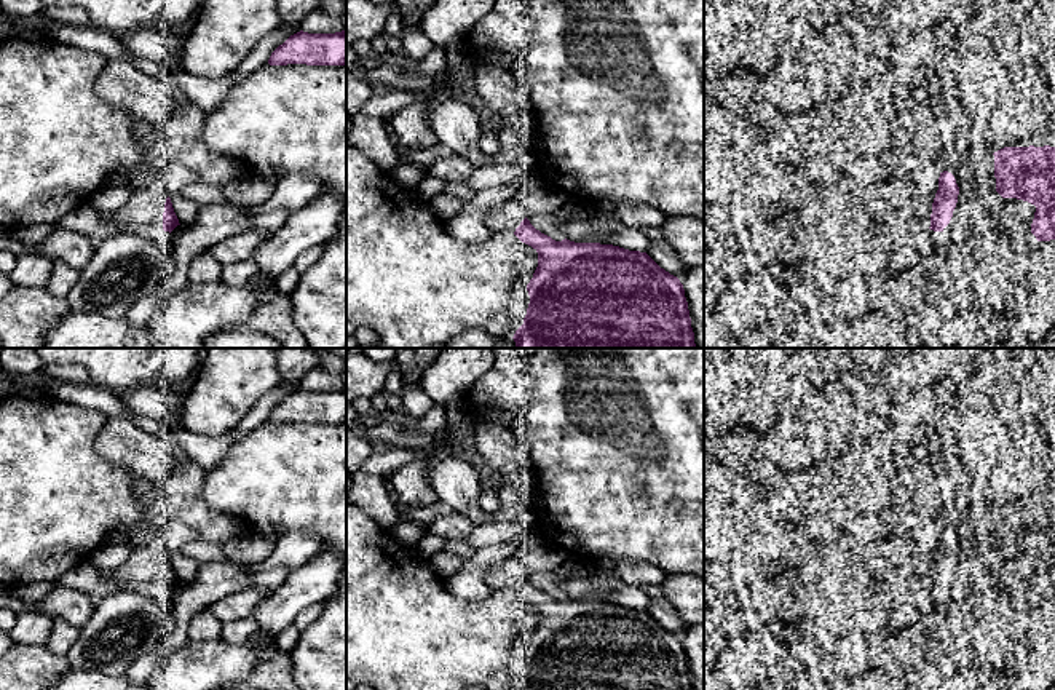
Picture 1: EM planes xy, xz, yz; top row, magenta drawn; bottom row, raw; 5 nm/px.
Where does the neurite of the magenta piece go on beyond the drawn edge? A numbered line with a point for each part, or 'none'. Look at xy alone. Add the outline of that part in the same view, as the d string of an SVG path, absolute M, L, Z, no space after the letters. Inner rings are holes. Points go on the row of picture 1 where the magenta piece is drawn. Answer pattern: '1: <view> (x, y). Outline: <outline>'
1: xy (146, 206). Outline: M156 179L145 188L134 190L128 204L112 212L107 220L118 232L128 225L152 225L158 232L163 230L163 212L168 193L163 180Z

